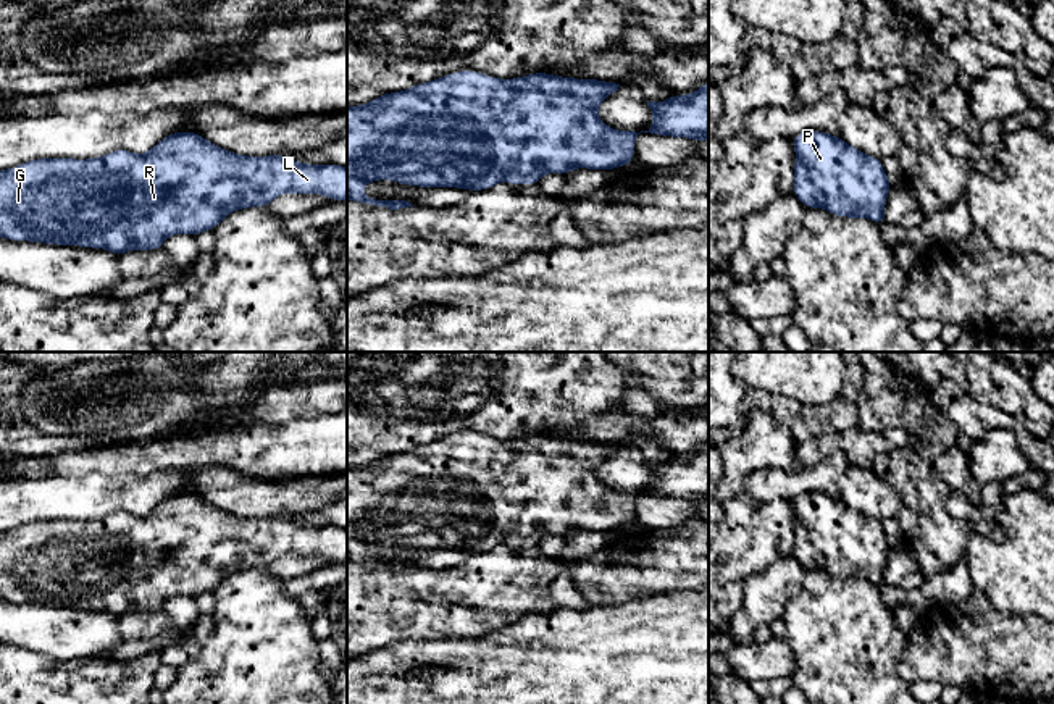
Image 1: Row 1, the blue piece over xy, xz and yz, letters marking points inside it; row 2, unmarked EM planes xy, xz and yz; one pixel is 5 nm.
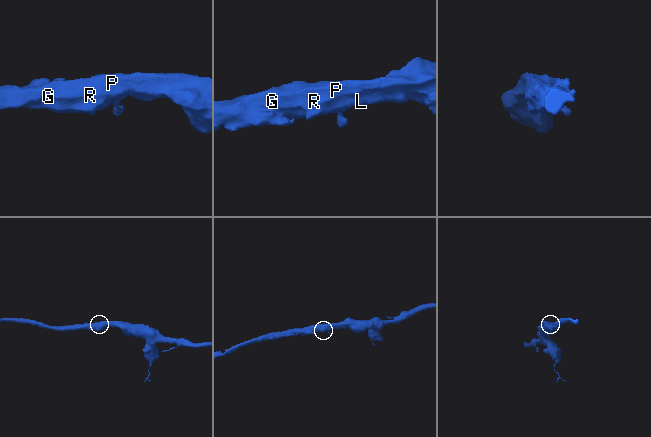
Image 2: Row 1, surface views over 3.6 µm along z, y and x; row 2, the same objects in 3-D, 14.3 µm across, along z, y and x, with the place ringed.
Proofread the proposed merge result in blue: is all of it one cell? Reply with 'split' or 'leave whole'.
leave whole

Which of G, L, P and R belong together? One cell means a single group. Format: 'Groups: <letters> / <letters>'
Groups: G L P R

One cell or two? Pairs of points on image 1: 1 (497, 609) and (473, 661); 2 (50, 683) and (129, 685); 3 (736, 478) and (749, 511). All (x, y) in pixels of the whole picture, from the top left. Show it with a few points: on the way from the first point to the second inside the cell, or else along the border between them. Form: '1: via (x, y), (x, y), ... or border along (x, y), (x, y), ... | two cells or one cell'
1: border along (520, 616), (481, 635), (449, 638) | two cells
2: via (70, 683), (110, 683) | one cell
3: border along (743, 493), (725, 502) | two cells

